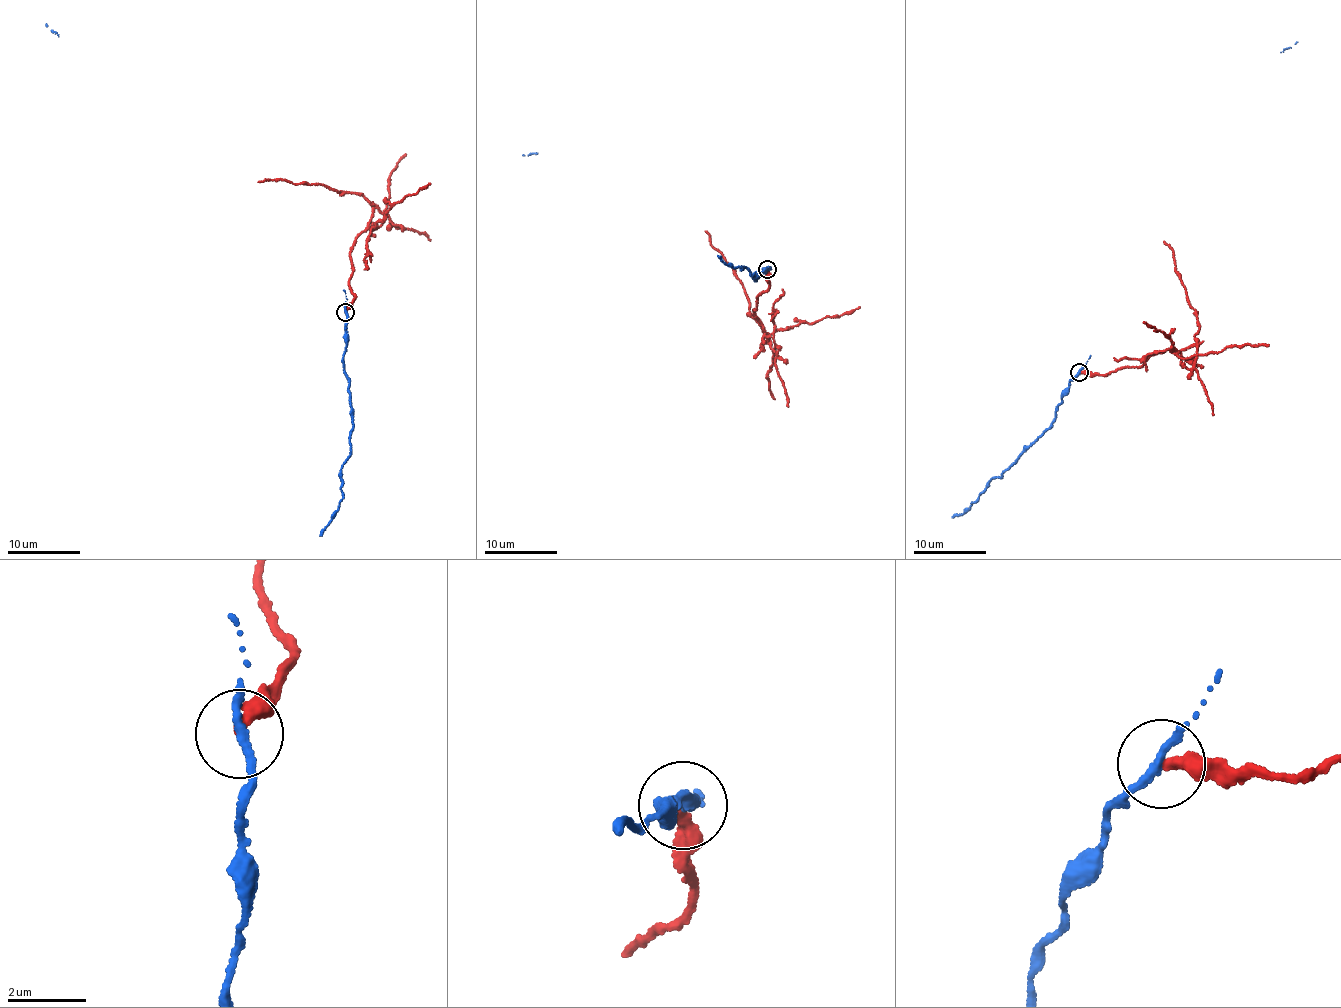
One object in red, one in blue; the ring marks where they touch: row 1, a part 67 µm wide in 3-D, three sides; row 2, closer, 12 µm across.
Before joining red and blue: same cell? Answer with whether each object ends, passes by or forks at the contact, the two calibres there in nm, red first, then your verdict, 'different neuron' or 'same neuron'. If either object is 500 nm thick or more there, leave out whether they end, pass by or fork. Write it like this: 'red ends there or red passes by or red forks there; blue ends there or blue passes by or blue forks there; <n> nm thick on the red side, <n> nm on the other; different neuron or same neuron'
red ends there; blue passes by; 280 nm thick on the red side, 190 nm on the other; different neuron

